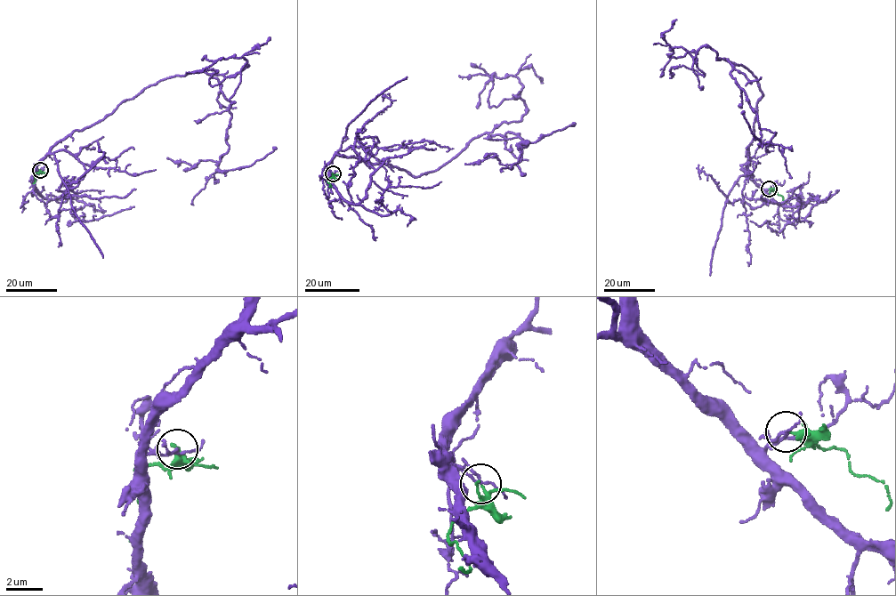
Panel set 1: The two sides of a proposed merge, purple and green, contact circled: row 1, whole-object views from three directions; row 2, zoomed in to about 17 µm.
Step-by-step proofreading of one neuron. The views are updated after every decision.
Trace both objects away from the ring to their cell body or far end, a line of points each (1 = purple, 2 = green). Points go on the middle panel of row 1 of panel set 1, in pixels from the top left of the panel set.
1: (333, 173), (328, 163), (338, 155), (418, 176), (486, 133), (519, 133), (526, 147), (519, 148), (575, 124)
2: (333, 173), (327, 182), (329, 186)

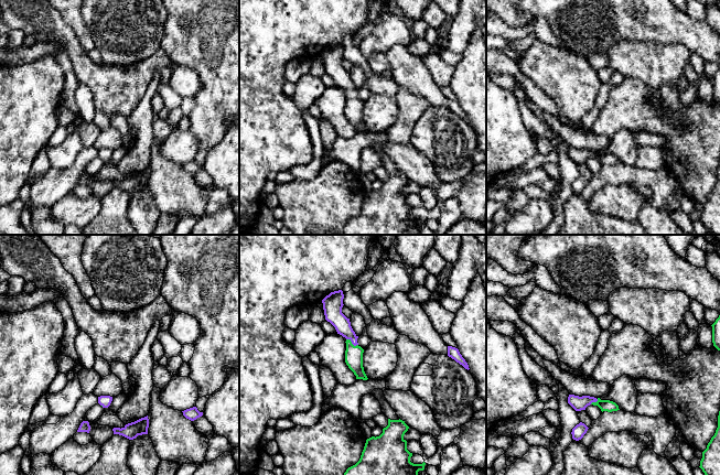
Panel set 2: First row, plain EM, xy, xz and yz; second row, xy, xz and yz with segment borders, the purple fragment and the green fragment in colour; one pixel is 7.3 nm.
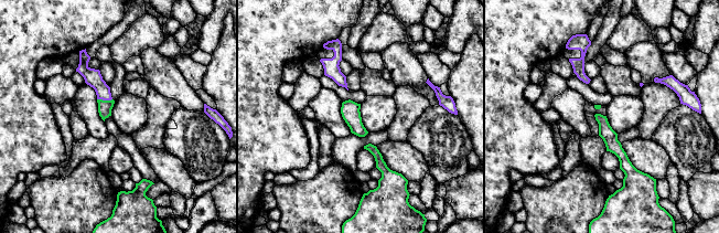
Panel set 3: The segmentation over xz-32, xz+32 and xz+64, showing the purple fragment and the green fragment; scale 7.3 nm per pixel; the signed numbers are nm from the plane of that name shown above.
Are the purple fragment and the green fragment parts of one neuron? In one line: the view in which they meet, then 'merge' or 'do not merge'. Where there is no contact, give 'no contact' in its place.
contact in xz; merge

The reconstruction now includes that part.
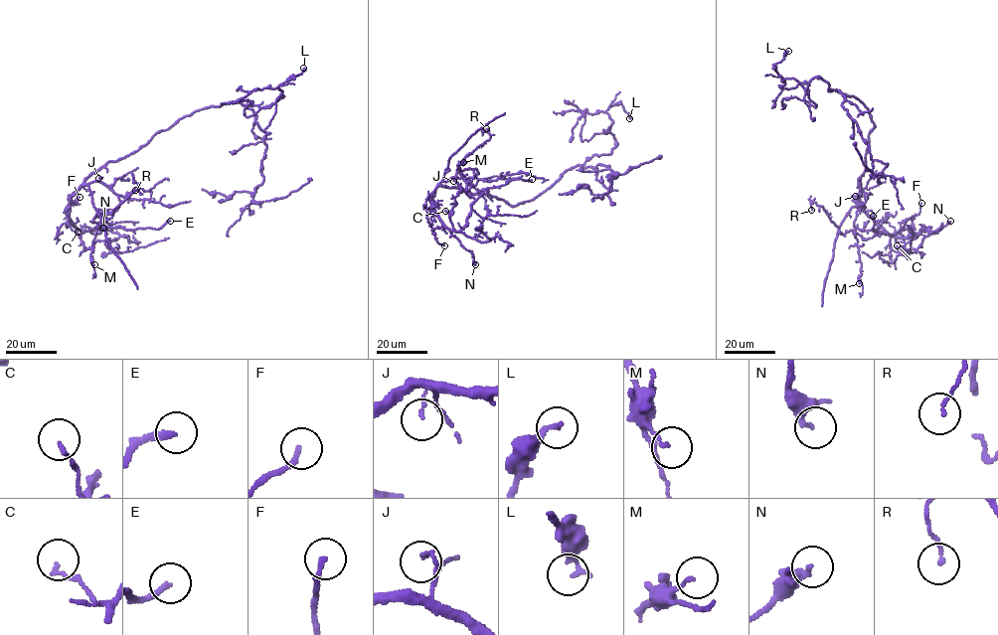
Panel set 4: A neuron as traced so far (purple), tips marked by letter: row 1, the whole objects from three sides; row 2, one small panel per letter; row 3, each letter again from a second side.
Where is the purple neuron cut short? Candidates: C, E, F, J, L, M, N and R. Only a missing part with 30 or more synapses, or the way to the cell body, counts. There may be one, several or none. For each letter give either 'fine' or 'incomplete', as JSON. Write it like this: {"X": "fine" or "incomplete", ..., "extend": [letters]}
{"C": "fine", "E": "fine", "F": "fine", "J": "fine", "L": "fine", "M": "fine", "N": "fine", "R": "fine", "extend": []}

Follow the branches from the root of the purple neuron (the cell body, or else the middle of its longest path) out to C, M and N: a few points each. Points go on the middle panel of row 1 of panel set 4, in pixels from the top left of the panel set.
C: (489, 195), (471, 194), (440, 185), (430, 199), (432, 209), (440, 221), (453, 230), (449, 214), (445, 211)
M: (489, 195), (441, 184), (452, 177), (478, 173), (475, 168), (458, 169), (463, 162)
N: (489, 195), (471, 194), (440, 185), (430, 199), (435, 215), (470, 251), (475, 264)

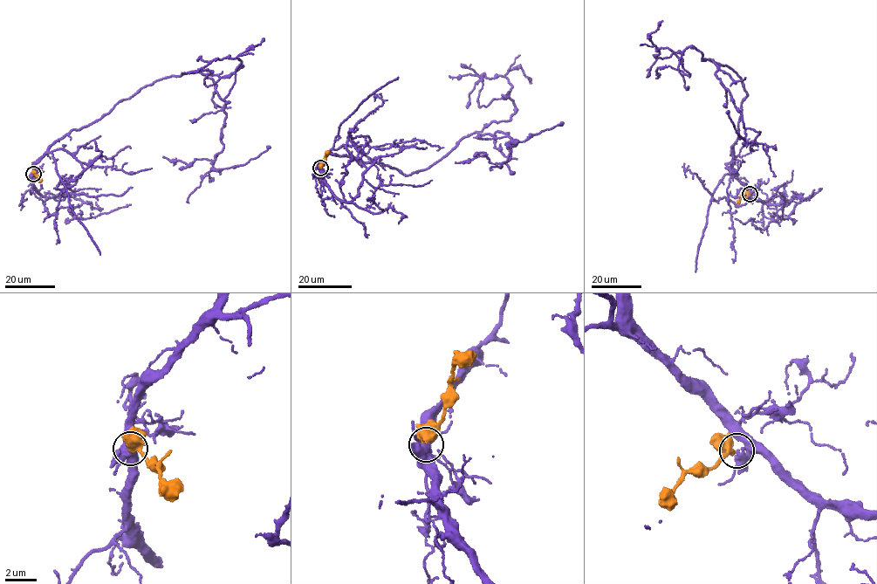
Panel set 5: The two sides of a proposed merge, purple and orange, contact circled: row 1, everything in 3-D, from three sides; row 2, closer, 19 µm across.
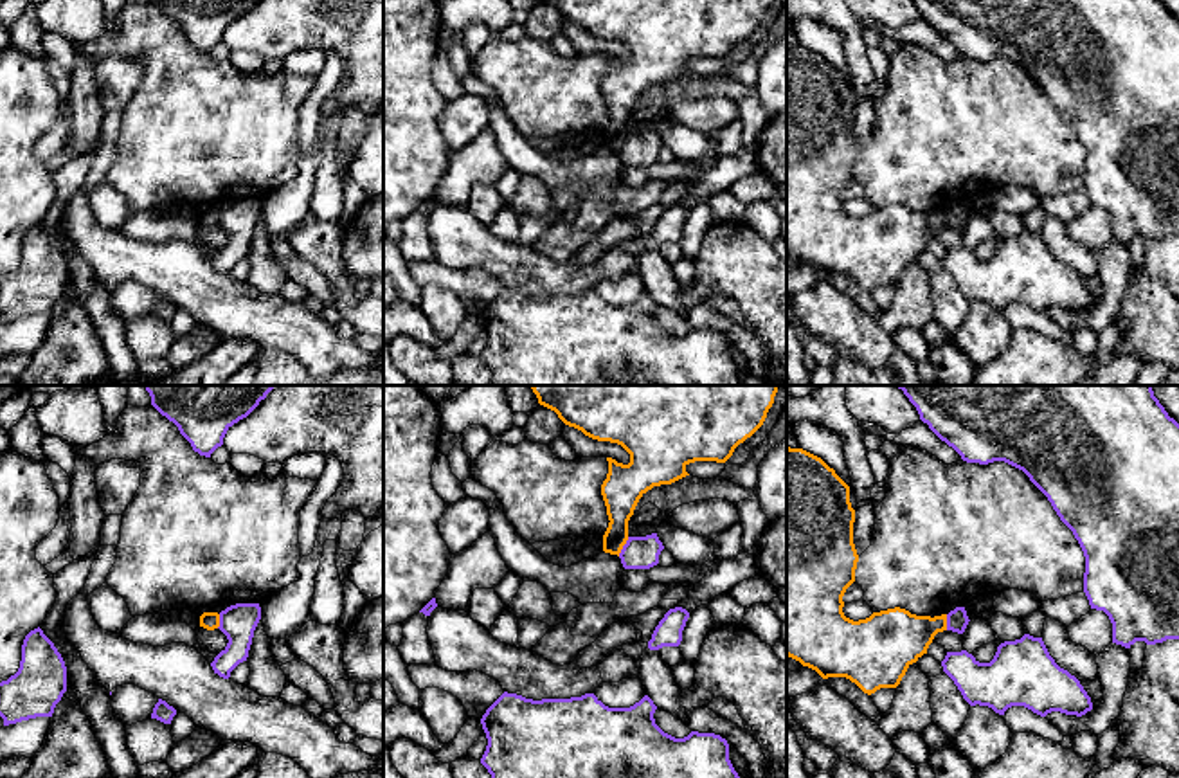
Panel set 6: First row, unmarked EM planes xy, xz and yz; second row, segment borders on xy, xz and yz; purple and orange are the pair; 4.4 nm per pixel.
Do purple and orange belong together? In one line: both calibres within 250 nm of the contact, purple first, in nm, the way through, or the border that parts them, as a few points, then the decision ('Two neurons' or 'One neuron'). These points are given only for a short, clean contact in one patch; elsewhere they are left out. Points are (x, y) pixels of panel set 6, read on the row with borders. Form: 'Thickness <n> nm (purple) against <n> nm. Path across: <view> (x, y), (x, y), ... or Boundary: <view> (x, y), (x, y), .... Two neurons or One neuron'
Thickness 140 nm (purple) against 180 nm. Boundary: xz (629, 537), (618, 555). Two neurons

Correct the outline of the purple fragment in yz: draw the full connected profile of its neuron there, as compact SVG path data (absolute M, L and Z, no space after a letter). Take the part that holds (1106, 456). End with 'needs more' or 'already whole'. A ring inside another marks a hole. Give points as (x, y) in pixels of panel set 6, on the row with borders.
M896 385L904 391L909 402L916 407L920 420L949 447L952 447L963 461L988 465L1004 461L1022 470L1030 481L1048 497L1060 520L1073 531L1085 556L1084 593L1091 609L1103 611L1112 623L1112 643L1130 648L1136 641L1147 645L1163 643L1166 639L1179 639L1179 423L1168 416L1165 407L1154 396L1152 385Z; already whole

